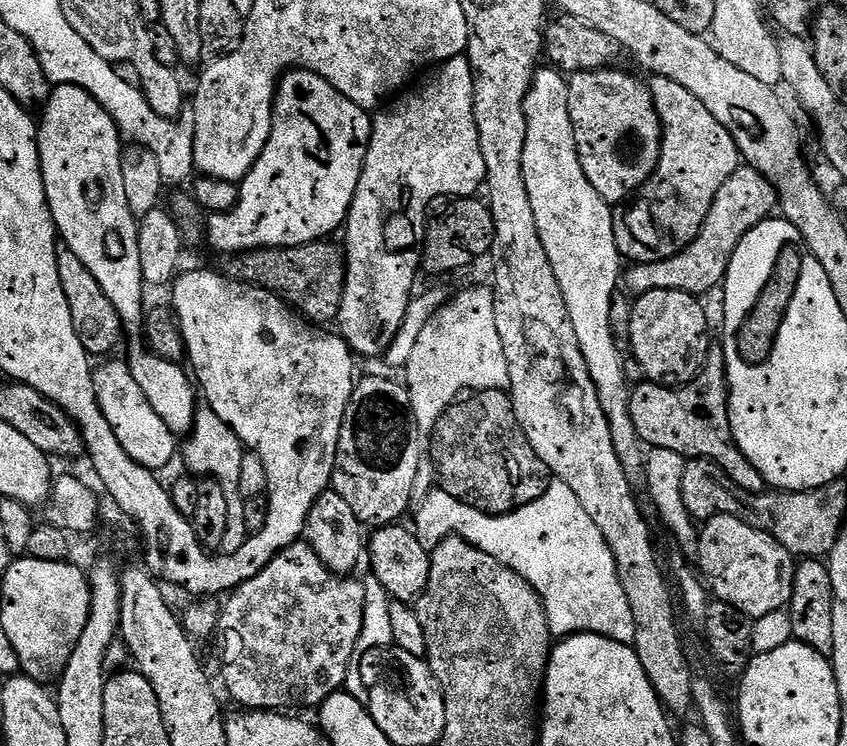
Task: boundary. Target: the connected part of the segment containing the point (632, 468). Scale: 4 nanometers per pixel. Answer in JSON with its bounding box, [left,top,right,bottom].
[522,66,646,478]

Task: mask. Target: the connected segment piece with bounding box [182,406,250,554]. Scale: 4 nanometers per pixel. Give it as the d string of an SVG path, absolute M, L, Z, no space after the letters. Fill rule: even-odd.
M207 406L197 407L196 420L192 424L192 431L188 433L182 444L184 464L189 473L196 478L211 478L226 494L226 511L230 513L230 526L226 530L226 538L222 538L222 549L231 554L242 550L242 546L250 535L246 526L246 510L244 509L244 495L240 492L242 478L242 458L245 454L244 443L234 434L234 430L214 410Z

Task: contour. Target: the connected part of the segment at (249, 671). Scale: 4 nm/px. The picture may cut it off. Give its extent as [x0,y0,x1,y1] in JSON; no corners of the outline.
[219,542,366,710]

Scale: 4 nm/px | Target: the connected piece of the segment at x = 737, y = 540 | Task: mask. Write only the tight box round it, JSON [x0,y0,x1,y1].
[698,516,798,620]

